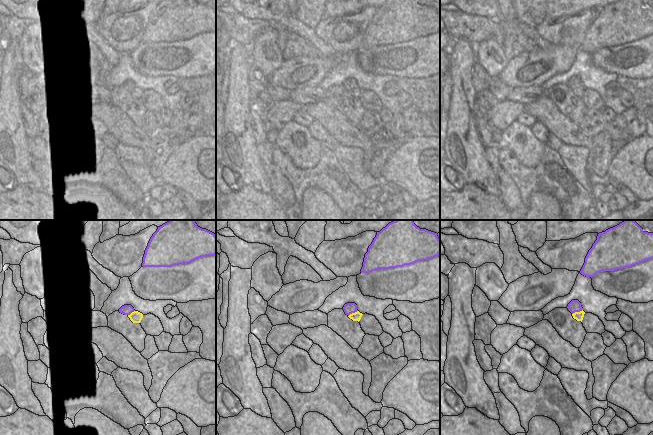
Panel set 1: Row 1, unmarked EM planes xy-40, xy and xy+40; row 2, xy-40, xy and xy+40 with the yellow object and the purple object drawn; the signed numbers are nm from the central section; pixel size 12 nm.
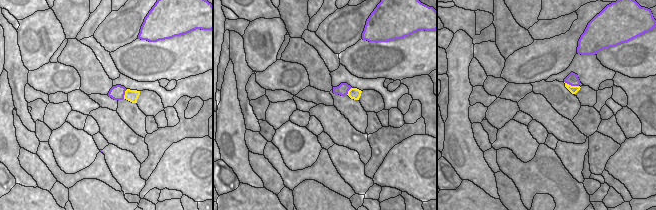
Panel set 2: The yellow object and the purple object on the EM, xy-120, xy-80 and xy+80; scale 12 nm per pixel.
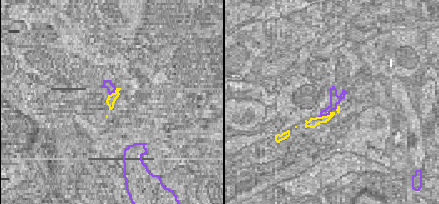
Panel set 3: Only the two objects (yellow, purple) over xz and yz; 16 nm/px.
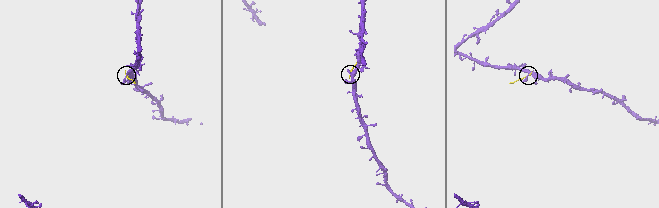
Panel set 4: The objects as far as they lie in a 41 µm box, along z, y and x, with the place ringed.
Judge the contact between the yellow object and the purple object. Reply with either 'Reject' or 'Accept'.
Reject

